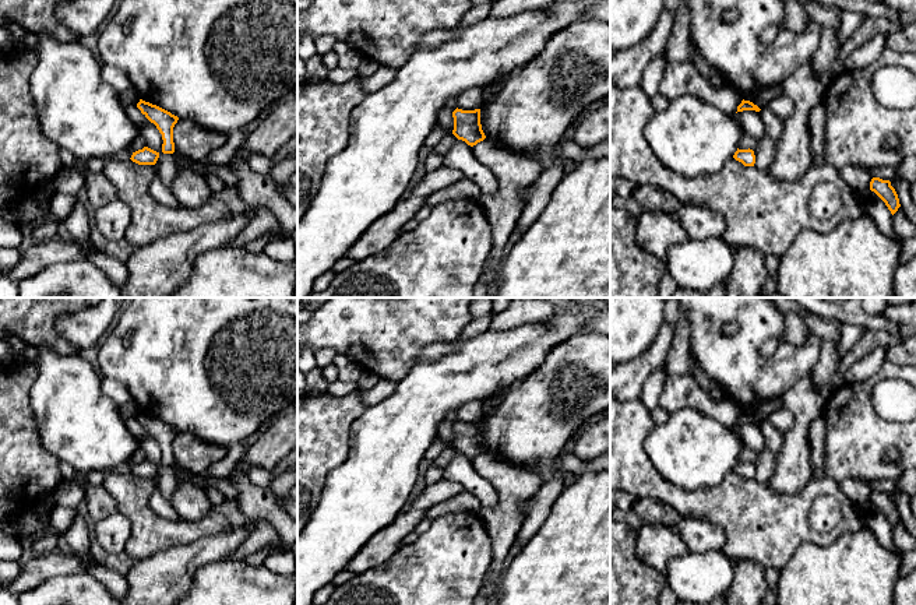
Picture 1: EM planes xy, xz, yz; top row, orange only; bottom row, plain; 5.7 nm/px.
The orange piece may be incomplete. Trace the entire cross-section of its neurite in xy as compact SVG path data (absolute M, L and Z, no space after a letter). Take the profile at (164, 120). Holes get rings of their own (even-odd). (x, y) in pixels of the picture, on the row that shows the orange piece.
M140 99L137 108L151 123L156 126L156 129L162 134L163 140L162 152L173 154L175 152L173 127L177 123L179 117L142 99Z

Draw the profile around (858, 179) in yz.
M845 165L839 168L839 176L855 191L863 193L870 189L871 175L869 168L859 168L855 165Z

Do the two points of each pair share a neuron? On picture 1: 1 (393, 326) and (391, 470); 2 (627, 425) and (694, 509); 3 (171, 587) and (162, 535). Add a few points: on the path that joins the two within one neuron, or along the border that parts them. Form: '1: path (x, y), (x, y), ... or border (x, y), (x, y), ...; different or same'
1: border (415, 363), (395, 383); different
2: path (627, 449), (627, 456), (662, 491), (670, 495); same
3: border (197, 540), (189, 544), (168, 547), (136, 562); different

